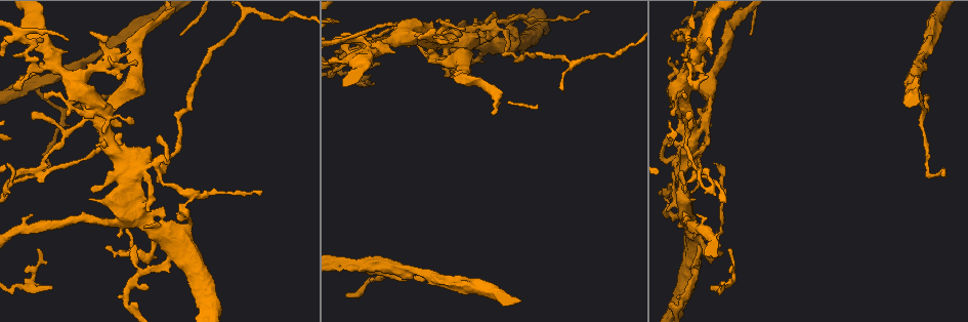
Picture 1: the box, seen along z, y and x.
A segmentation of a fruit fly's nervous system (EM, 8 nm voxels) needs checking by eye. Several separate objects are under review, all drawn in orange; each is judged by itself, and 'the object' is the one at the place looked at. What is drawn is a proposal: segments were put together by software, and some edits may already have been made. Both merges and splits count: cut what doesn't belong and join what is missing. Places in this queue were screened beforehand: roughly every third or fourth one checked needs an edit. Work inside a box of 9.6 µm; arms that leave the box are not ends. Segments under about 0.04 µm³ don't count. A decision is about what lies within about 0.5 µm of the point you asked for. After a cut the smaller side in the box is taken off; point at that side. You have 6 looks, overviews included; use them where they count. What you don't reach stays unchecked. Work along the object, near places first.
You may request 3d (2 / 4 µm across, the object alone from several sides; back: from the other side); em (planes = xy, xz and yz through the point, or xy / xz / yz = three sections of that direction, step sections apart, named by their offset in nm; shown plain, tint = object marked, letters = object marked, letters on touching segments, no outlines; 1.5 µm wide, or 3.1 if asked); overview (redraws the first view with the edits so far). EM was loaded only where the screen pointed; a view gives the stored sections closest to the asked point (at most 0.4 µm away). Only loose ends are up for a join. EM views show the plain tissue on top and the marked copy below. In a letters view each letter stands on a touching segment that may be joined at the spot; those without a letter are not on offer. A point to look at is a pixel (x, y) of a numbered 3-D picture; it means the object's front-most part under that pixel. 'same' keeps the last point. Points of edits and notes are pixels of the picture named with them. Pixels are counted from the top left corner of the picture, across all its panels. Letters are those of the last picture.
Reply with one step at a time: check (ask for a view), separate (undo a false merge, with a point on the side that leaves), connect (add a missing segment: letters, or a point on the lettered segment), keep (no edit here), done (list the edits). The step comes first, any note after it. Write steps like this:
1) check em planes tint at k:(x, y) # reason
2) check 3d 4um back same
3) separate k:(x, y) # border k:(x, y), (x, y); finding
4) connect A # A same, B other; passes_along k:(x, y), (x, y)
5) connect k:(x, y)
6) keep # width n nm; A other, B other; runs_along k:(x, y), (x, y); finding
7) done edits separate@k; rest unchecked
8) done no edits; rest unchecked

check em planes tint at 1:(341, 49) # free end

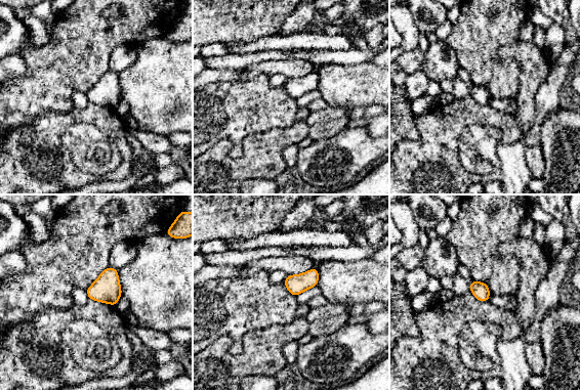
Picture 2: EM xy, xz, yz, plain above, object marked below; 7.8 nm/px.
check em planes letters same # what lies round it

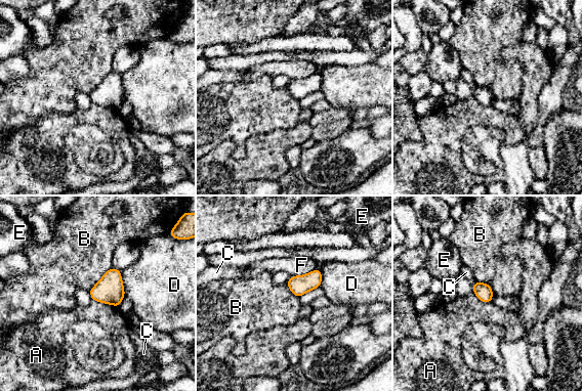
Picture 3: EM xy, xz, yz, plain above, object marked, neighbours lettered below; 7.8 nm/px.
keep # A other, B other, C other, D other, E other, F other; border 3:(112, 266), (88, 290); no lettered segment goes on from it

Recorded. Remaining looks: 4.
check 3d 2um at 1:(160, 157) # sudden change in width

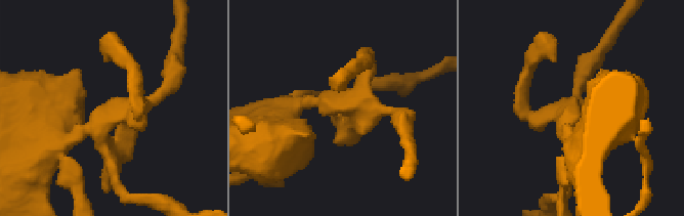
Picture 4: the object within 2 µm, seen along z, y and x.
check em planes letters at 4:(119, 108)

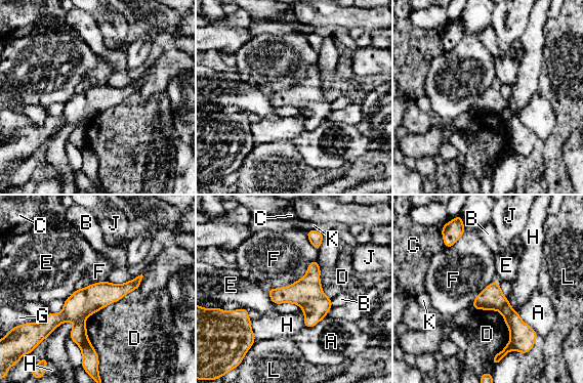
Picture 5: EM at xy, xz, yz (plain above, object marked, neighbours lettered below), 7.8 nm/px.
keep # width 190 nm; A other, B other, C other, D other, E other, F other, G other, H other, J other, K other, L other; one cell here

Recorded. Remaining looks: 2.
done no edits; rest unchecked

